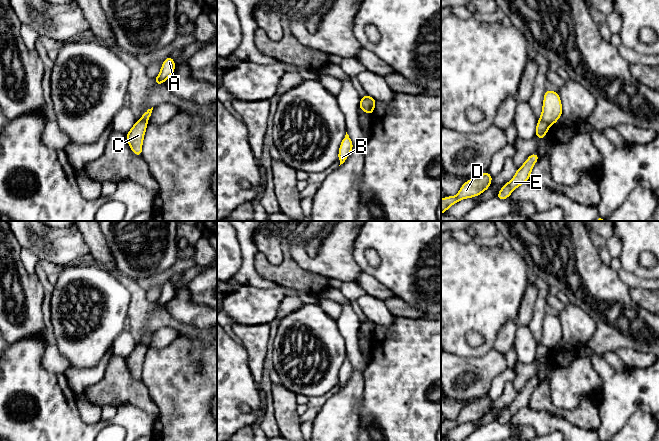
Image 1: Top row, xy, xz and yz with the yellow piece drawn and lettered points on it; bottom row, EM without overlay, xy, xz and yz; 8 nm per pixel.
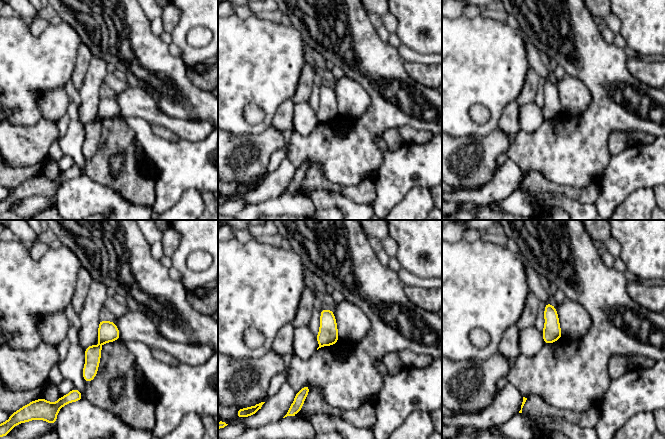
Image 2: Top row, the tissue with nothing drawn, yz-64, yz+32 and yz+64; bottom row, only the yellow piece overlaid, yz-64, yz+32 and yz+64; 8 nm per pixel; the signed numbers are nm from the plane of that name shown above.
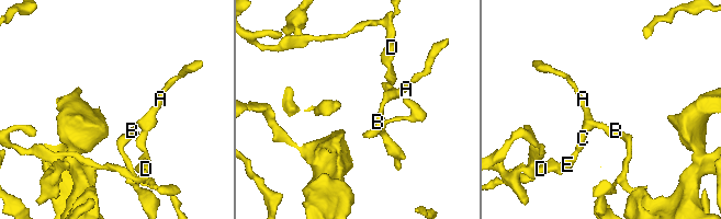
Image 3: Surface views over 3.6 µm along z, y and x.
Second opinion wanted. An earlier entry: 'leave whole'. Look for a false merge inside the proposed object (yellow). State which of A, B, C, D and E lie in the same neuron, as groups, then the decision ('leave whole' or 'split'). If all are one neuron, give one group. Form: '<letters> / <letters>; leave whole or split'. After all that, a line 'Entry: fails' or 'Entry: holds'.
A B / C D E; split
Entry: fails

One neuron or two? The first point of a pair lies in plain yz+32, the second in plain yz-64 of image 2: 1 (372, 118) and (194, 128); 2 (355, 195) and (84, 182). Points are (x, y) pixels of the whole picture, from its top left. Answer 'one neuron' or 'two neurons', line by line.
1: two neurons
2: two neurons

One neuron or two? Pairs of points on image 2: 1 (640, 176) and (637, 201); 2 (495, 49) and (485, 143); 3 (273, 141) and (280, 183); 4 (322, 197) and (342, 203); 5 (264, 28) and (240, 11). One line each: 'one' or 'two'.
1: two
2: two
3: two
4: one
5: two

